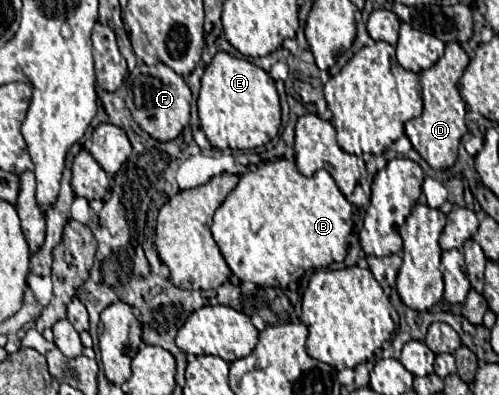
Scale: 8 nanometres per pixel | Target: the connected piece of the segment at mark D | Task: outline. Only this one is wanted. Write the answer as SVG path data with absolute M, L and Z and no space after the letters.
M449 42L445 44L445 54L431 68L419 74L423 88L423 112L421 116L405 122L405 134L411 140L413 148L421 154L421 158L427 160L427 164L435 170L453 166L453 162L457 160L461 136L467 132L465 126L467 106L457 90L457 82L463 76L467 64L469 64L469 56L465 54L465 50L457 42Z

